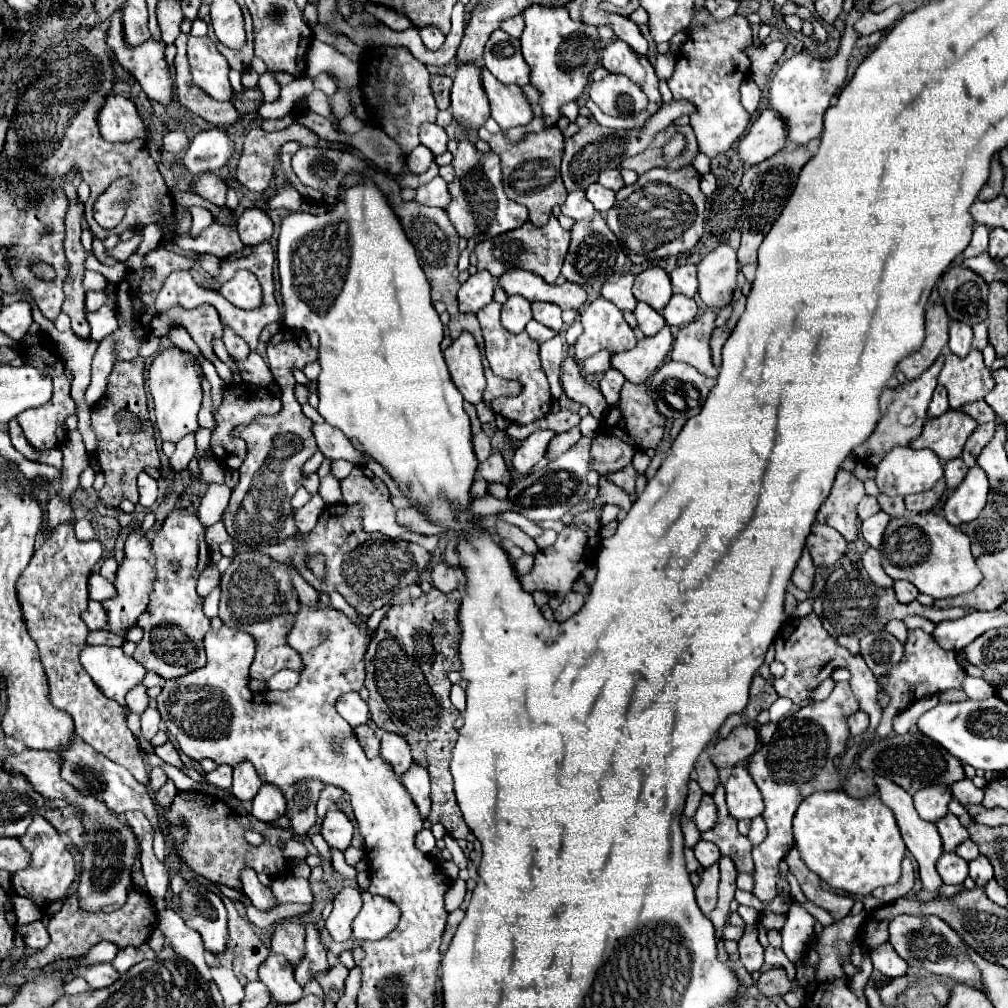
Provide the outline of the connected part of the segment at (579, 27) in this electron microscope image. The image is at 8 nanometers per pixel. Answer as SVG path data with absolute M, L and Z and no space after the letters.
M535 6L523 12L525 30L521 34L521 52L531 68L531 84L539 90L539 104L543 108L543 122L547 128L555 126L563 116L561 106L577 100L589 80L589 74L599 62L599 34L595 26L575 22L565 8Z

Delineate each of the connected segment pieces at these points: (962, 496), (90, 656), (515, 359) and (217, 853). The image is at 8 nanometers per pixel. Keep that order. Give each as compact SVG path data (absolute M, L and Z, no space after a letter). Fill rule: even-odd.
M977 466L971 468L965 480L959 484L959 488L953 492L953 496L945 502L943 506L945 520L953 526L977 520L985 508L987 494L989 494L987 474Z
M85 644L79 652L79 662L101 692L117 702L125 702L125 694L145 676L143 666L125 656L121 648Z
M491 302L483 310L477 312L477 318L483 328L483 338L485 338L485 356L491 364L493 374L499 378L505 378L505 380L517 380L521 384L521 392L517 396L495 398L491 402L491 406L493 406L495 414L499 414L511 422L531 424L531 422L547 416L547 412L551 410L551 392L549 392L547 376L541 368L539 344L533 342L527 336L527 332L521 332L521 334L507 332L499 320L499 314L501 314L501 304L497 304L497 302Z
M177 792L177 796L173 798L171 806L167 808L167 822L169 824L185 824L187 834L185 840L177 846L181 860L199 876L211 880L211 882L219 882L225 884L229 888L241 888L241 870L245 866L253 868L257 874L267 874L269 878L285 878L291 872L291 862L283 856L283 846L285 842L293 838L293 833L287 829L272 827L267 823L257 820L253 815L247 814L239 816L231 806L227 806L221 798L211 796L211 794L203 794L203 792ZM254 830L263 836L263 844L253 846L245 840L245 832Z

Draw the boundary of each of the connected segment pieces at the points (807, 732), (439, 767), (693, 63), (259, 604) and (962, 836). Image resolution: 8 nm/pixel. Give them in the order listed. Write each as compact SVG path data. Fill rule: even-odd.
M837 682L827 700L811 702L801 710L797 710L793 716L781 720L771 742L763 744L749 758L747 770L763 794L765 800L763 818L769 828L767 838L759 846L753 846L753 864L755 864L753 894L763 904L773 902L773 898L777 896L777 884L775 884L775 876L779 874L777 864L793 848L791 820L797 806L817 790L843 788L833 758L843 754L849 738L847 718L857 710L859 710L859 700L853 696L851 686Z
M433 588L417 600L409 598L391 606L365 652L365 688L369 690L369 712L375 726L403 736L411 748L413 762L429 772L433 806L427 820L431 824L441 822L447 834L455 840L473 842L475 836L461 816L449 772L451 750L457 742L453 724L459 718L459 710L449 700L451 682L447 674L451 670L461 670L459 646L453 644L461 632L457 620L459 604L461 594L457 590L445 594ZM433 620L441 620L447 628L447 638L441 644L431 638Z
M707 10L693 14L693 30L677 56L675 76L669 80L669 90L675 100L687 100L695 106L691 116L691 128L697 136L699 152L709 158L715 158L727 152L747 130L751 114L741 106L739 86L749 76L751 62L745 54L745 48L753 44L753 34L747 18L735 14L729 20L717 22L711 20ZM705 22L705 26L697 26ZM681 58L681 60L679 60Z
M245 552L233 556L231 566L221 576L221 602L219 618L225 626L237 628L253 636L255 660L249 668L249 676L255 680L269 680L275 672L289 668L301 670L303 662L299 652L289 648L287 634L295 624L299 612L299 596L291 584L285 564L271 560L261 552Z
M947 814L943 820L939 820L937 830L941 834L945 852L953 852L961 842L965 842L969 838L967 828L961 826L961 822L953 814Z

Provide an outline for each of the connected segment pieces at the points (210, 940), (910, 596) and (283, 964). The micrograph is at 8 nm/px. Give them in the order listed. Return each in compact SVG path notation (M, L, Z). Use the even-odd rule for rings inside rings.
M191 880L177 898L177 904L185 924L201 934L205 950L223 954L227 948L227 914L221 898L203 886L195 888L195 882Z
M905 580L895 582L893 588L895 588L895 596L897 596L897 600L899 600L901 604L909 604L909 602L915 600L917 594L919 594L919 590L917 590L915 586L911 586L909 582L905 582Z
M273 952L259 966L259 980L269 988L273 1006L293 1004L303 994L301 986L295 982L291 964L287 964L287 960L283 960L283 956L273 954Z

